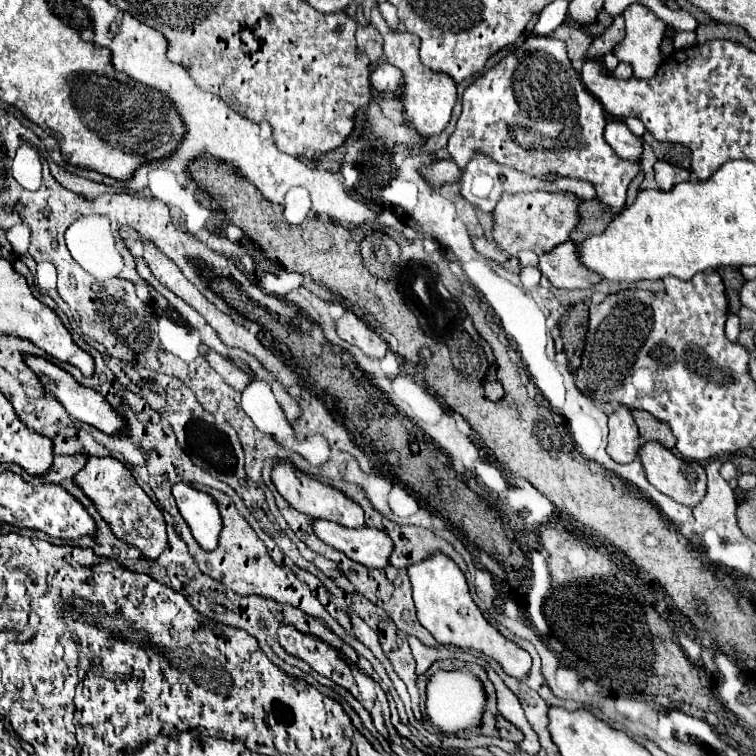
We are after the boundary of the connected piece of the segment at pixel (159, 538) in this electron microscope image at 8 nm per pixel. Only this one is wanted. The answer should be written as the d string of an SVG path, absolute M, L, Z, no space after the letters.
M92 456L82 468L82 472L74 476L74 480L82 488L82 492L94 502L96 510L112 528L118 540L136 546L146 560L156 560L156 556L160 556L160 552L168 544L164 516L160 508L148 498L148 494L136 484L132 472L122 462L118 462L116 458Z

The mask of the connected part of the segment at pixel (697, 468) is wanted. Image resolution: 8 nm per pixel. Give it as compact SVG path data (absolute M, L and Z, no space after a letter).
M646 442L640 450L640 460L642 460L642 466L646 470L648 482L654 488L658 488L660 492L664 492L666 496L670 496L672 500L676 500L684 506L696 506L704 498L704 494L706 494L706 474L704 474L704 468L698 462L678 458L658 442Z

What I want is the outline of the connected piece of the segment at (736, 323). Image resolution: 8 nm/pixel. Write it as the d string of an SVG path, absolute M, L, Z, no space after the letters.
M730 314L728 320L726 320L726 336L736 342L738 340L738 334L740 334L740 318L736 314Z

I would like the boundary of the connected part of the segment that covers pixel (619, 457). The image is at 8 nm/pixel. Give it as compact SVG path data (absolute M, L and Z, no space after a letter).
M624 406L616 408L608 416L608 428L610 428L610 434L608 434L606 452L610 454L610 458L620 464L632 462L640 446L640 436L630 410Z

